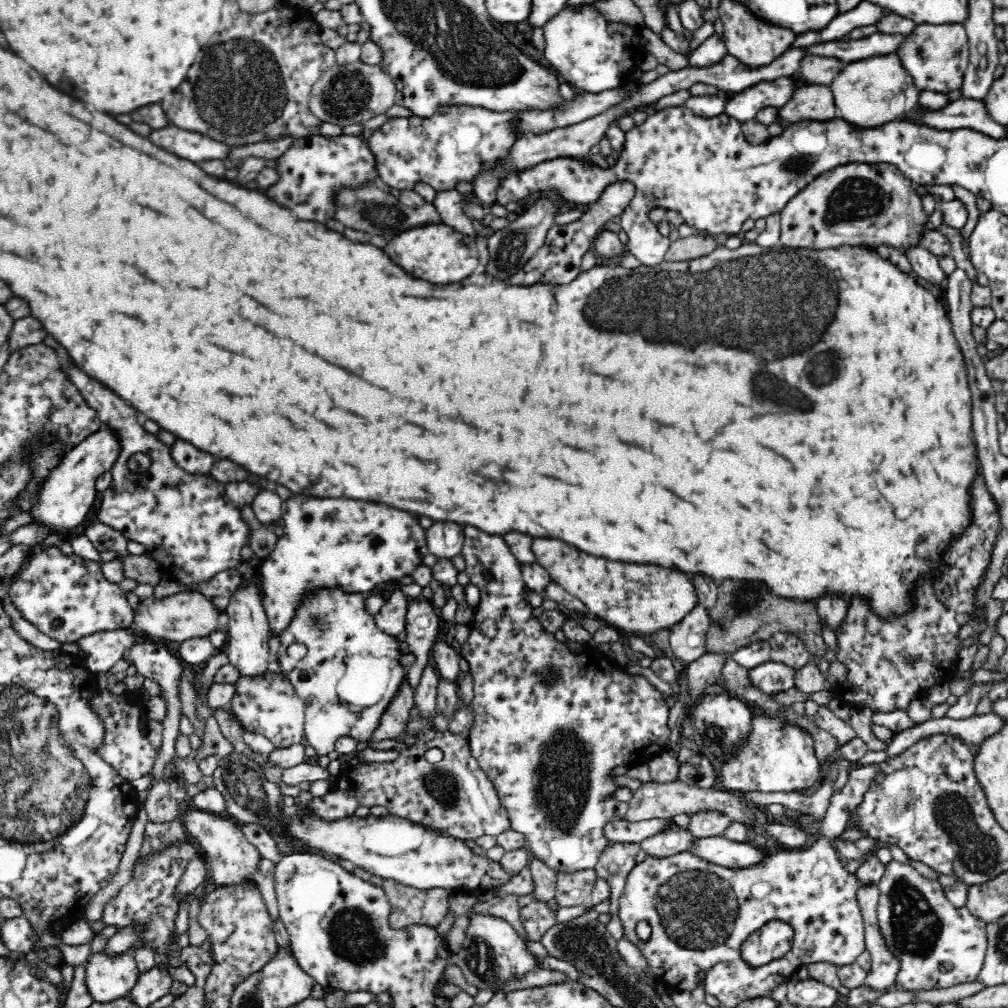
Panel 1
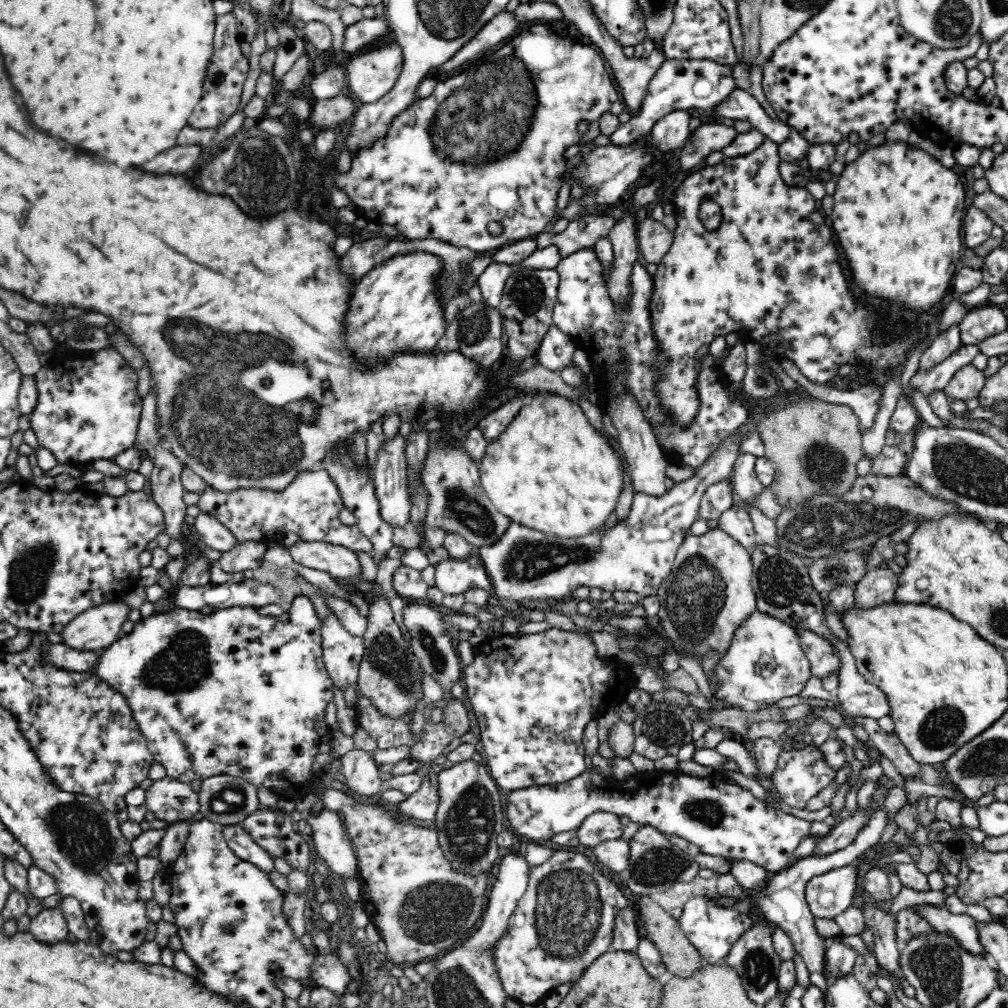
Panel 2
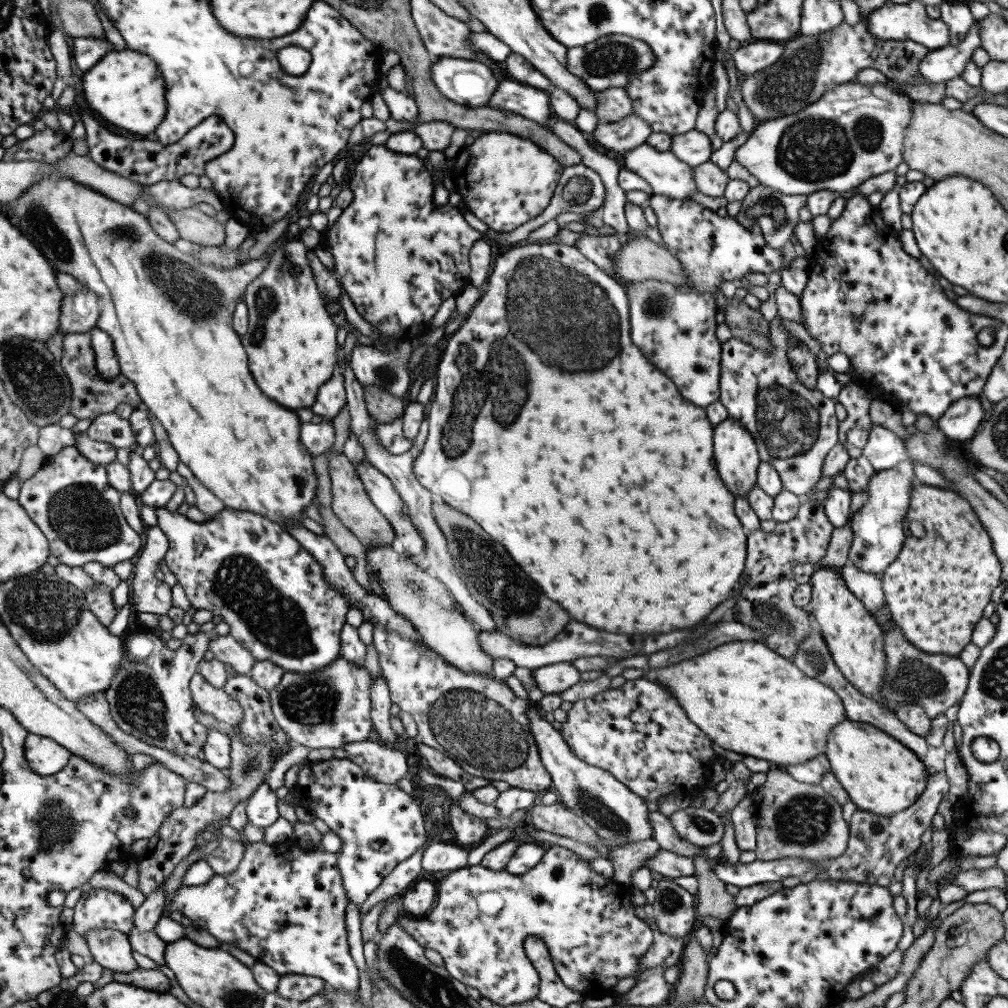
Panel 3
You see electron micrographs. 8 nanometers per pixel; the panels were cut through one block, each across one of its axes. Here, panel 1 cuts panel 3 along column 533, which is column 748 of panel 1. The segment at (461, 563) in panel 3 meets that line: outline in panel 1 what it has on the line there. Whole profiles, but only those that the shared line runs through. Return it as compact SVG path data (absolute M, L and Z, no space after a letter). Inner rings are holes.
M732 579L718 582L717 601L708 610L710 626L706 637L706 652L732 654L753 642L767 641L774 633L785 632L800 637L806 643L811 662L814 657L822 657L826 649L816 604L816 600L798 601L778 597L770 593L766 585L756 582L734 582Z

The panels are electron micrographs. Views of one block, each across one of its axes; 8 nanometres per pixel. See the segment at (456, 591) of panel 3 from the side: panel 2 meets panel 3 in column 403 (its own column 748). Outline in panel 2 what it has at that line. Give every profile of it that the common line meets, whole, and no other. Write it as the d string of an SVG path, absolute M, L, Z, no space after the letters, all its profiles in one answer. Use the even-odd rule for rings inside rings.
M741 455L734 465L732 476L733 488L744 502L751 503L762 491L764 486L755 472L757 456Z

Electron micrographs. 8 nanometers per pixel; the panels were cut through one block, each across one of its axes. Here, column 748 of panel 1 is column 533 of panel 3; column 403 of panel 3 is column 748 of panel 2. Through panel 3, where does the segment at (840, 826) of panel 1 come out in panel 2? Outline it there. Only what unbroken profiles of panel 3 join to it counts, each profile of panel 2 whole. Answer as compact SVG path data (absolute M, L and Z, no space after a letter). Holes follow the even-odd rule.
M697 895L685 903L678 919L681 931L695 946L705 963L718 963L729 956L732 945L753 925L755 916L739 911L736 906L720 906L706 895Z

